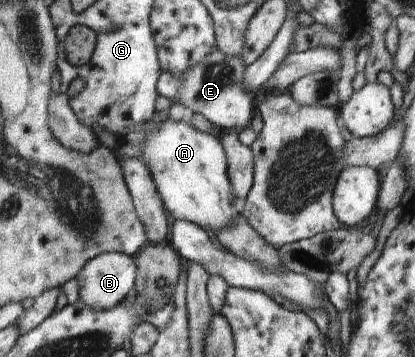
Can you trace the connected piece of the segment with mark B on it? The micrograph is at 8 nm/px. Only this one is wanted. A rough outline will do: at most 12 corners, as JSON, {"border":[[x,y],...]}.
{"border":[[106,252],[88,262],[79,299],[116,309],[136,287],[137,258]]}

